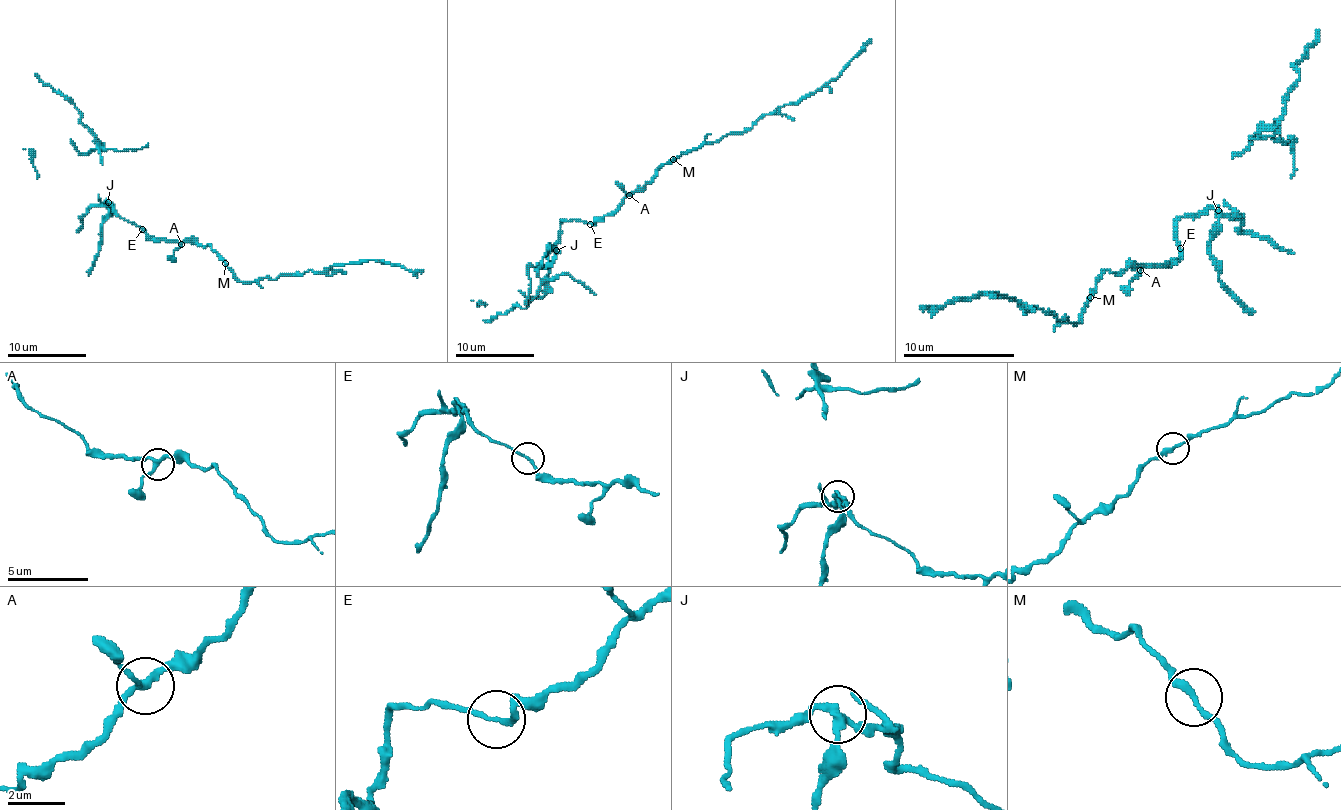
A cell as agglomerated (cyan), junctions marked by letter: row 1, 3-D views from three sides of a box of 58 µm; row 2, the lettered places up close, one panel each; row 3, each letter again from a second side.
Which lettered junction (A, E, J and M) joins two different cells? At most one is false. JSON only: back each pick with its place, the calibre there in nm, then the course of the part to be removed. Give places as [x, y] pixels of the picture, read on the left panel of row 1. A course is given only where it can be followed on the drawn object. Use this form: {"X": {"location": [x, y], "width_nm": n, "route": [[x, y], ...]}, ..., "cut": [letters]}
{"J": {"location": [108, 202], "width_nm": 240}, "cut": ["J"]}

